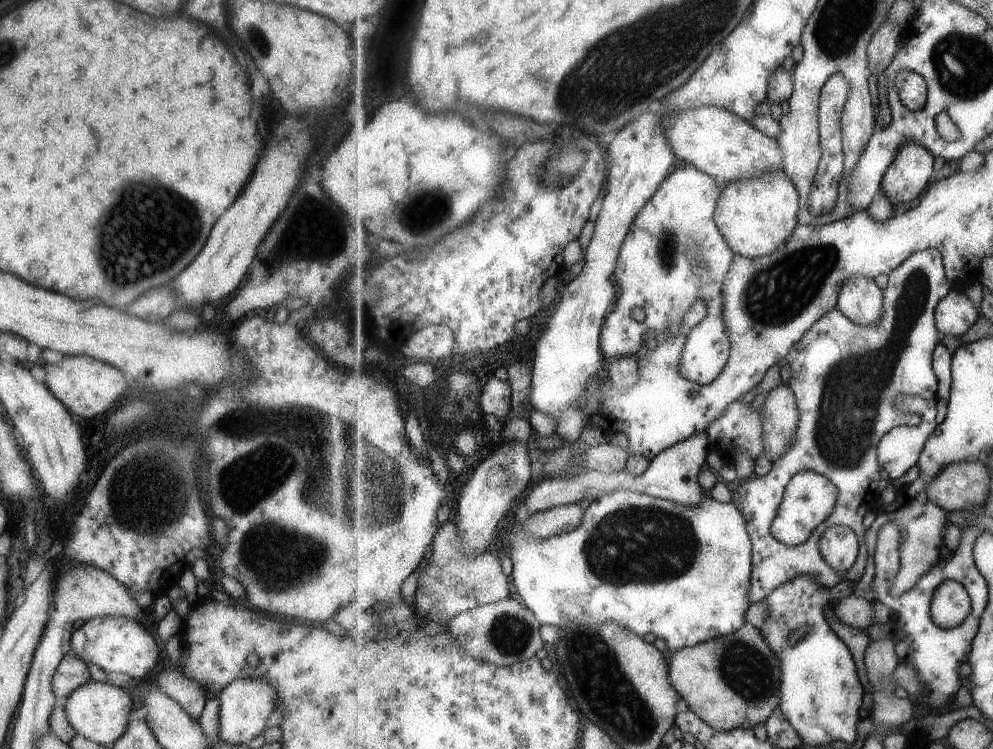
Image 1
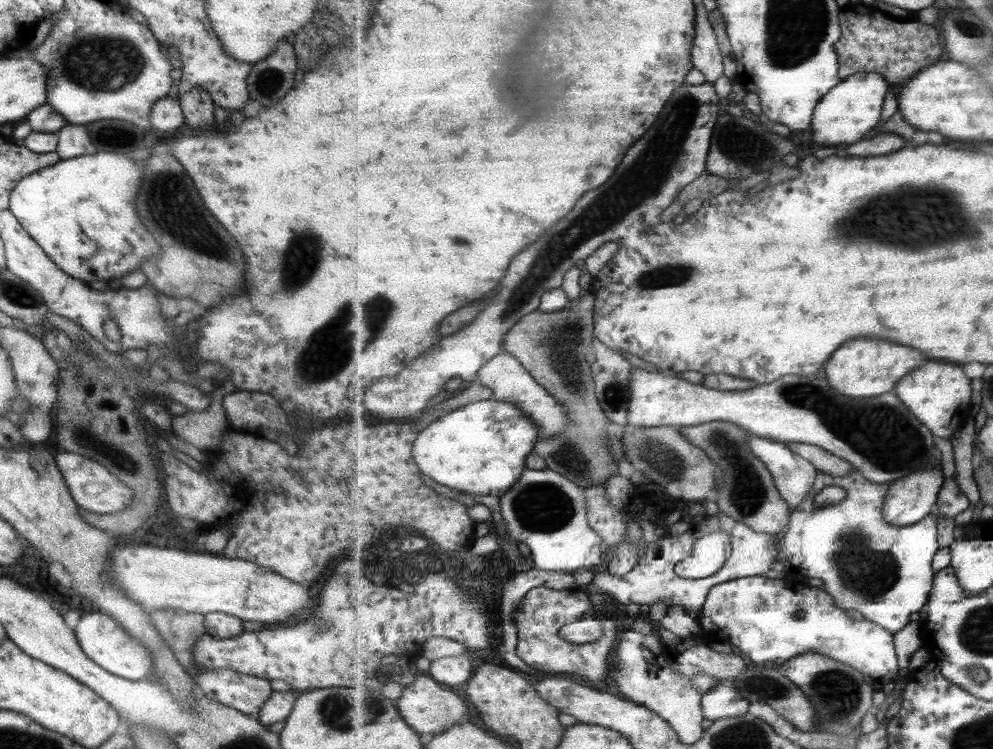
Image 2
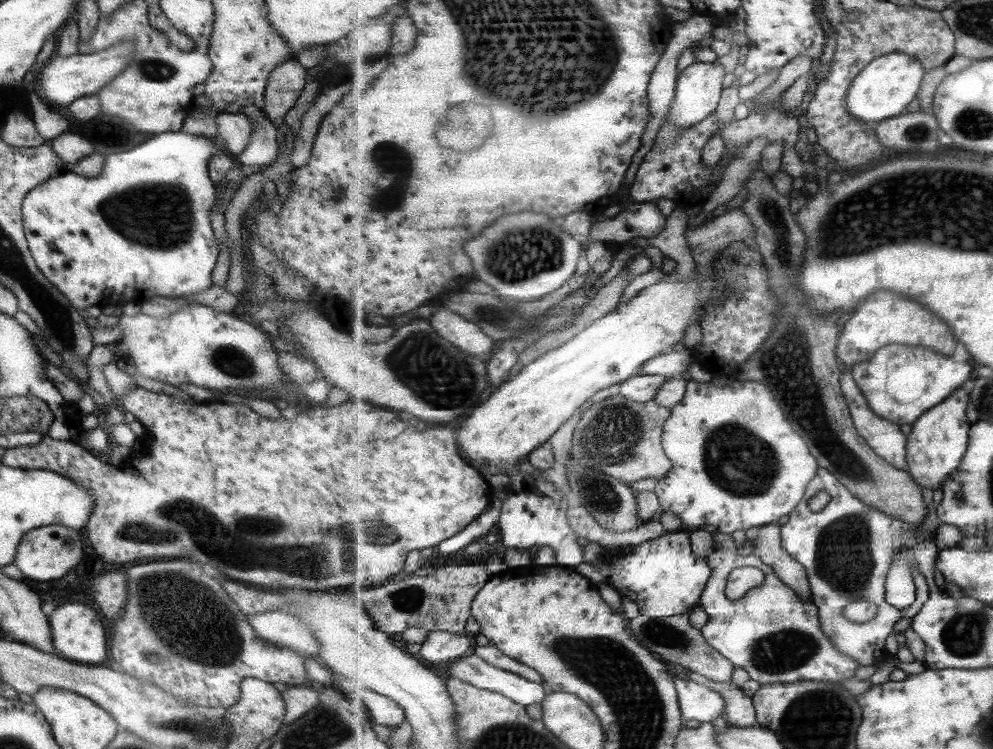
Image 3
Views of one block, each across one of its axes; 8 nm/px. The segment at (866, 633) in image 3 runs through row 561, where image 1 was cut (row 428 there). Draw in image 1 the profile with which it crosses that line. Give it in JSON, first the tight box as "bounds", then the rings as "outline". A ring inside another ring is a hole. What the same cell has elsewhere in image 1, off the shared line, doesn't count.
{"bounds":[732,248,953,605],"outline":[[[928,248],[927,250],[917,252],[917,254],[913,254],[910,256],[899,268],[893,271],[889,275],[887,287],[884,289],[885,298],[884,298],[884,307],[885,314],[883,318],[881,318],[881,322],[879,324],[869,324],[869,326],[863,326],[855,324],[852,320],[849,320],[848,316],[845,316],[843,312],[837,310],[837,308],[833,309],[831,312],[828,312],[827,315],[824,316],[823,319],[817,321],[805,336],[799,340],[799,342],[793,345],[792,351],[785,357],[784,361],[779,362],[779,368],[781,370],[781,380],[790,386],[793,389],[793,392],[796,392],[796,397],[798,398],[798,406],[801,410],[801,420],[800,427],[797,428],[797,436],[796,439],[793,440],[793,448],[789,448],[789,452],[785,454],[785,456],[781,456],[777,462],[773,463],[773,468],[769,474],[759,476],[755,475],[751,477],[751,480],[746,480],[742,482],[740,486],[734,491],[732,494],[737,494],[737,498],[741,500],[741,504],[737,504],[738,508],[742,513],[744,513],[745,520],[748,522],[748,531],[752,535],[752,541],[754,544],[753,554],[752,554],[752,562],[753,562],[753,572],[752,572],[752,582],[753,588],[749,590],[749,600],[751,600],[751,605],[759,602],[764,597],[769,596],[775,588],[779,588],[779,586],[783,586],[783,584],[787,584],[789,580],[795,580],[797,576],[815,576],[819,582],[823,582],[825,586],[837,586],[841,580],[849,580],[852,582],[857,582],[863,578],[865,574],[866,567],[868,566],[868,546],[866,541],[866,529],[863,527],[863,518],[865,518],[865,514],[869,511],[876,511],[879,508],[880,503],[880,491],[879,491],[879,480],[883,478],[880,473],[881,466],[878,456],[878,447],[880,446],[881,439],[884,438],[888,432],[891,432],[893,428],[901,425],[907,425],[910,427],[919,426],[921,422],[923,422],[924,417],[922,413],[915,412],[899,412],[897,410],[897,396],[901,396],[901,394],[905,394],[905,396],[918,396],[923,397],[925,400],[933,400],[933,398],[937,397],[937,390],[939,390],[939,380],[937,380],[937,376],[935,376],[935,370],[933,370],[933,352],[935,352],[935,348],[937,348],[937,344],[941,342],[942,333],[941,330],[937,326],[937,318],[936,318],[936,310],[939,303],[953,290],[952,283],[949,280],[948,272],[945,268],[945,261],[943,260],[943,254],[941,254],[941,250],[935,250],[935,248]],[[804,470],[815,470],[817,474],[823,474],[823,476],[827,476],[831,482],[834,482],[839,488],[839,500],[837,500],[837,504],[835,504],[835,510],[831,512],[831,516],[825,520],[825,522],[821,522],[819,526],[815,527],[813,530],[813,534],[809,536],[809,540],[803,544],[796,544],[795,546],[789,546],[788,544],[782,543],[780,539],[777,539],[773,536],[772,532],[772,524],[775,522],[777,518],[777,514],[779,514],[781,502],[785,498],[786,488],[788,484],[791,482],[791,479],[799,472],[803,472]],[[837,525],[845,525],[849,528],[852,528],[858,536],[859,539],[859,554],[855,564],[849,569],[849,572],[837,572],[837,570],[833,570],[831,566],[829,566],[829,561],[824,560],[823,552],[821,552],[821,538],[823,538],[823,534],[829,530],[832,526]]]}

